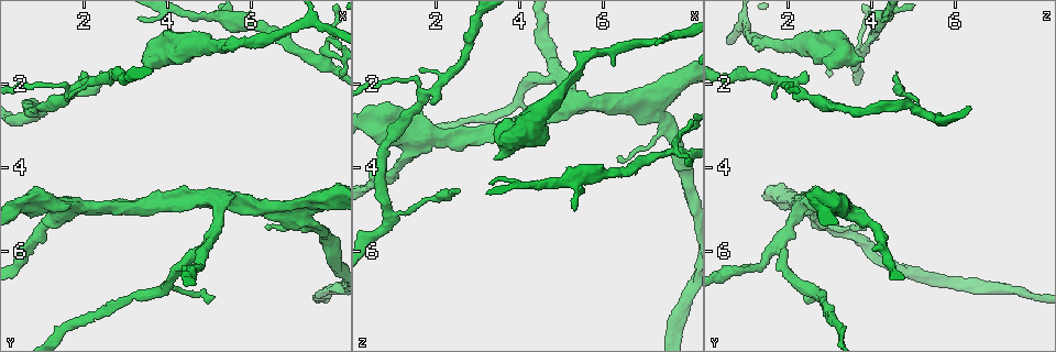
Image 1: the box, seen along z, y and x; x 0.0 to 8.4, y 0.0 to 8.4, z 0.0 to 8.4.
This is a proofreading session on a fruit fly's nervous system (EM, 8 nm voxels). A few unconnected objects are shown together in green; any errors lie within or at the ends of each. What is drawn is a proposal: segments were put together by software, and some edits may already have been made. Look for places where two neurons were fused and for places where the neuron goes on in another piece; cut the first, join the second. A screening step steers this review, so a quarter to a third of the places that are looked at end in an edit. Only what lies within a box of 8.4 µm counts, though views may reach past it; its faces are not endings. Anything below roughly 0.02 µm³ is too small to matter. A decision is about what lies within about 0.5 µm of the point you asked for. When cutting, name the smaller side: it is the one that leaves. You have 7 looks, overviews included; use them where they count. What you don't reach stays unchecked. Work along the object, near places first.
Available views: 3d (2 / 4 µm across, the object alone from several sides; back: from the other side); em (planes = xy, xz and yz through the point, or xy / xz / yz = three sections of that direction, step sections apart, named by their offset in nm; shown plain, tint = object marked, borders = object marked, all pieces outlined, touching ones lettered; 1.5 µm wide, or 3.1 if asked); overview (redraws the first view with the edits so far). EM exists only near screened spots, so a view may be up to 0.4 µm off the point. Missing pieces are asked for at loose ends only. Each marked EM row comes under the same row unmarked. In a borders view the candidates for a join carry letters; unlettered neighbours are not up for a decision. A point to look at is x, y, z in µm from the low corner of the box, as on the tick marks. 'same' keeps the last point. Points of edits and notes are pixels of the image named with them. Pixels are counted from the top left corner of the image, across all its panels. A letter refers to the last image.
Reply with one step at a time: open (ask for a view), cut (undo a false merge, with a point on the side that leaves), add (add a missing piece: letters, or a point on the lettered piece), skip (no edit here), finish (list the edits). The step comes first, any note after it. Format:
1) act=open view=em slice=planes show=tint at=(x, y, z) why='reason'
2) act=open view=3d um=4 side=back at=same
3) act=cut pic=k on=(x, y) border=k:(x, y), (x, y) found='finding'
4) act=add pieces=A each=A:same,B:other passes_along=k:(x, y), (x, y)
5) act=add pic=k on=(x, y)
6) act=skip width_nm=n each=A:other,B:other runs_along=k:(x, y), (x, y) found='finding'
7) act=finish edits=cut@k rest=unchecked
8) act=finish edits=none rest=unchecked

act=open view=3d um=2 at=(1.60, 2.40, 1.65) why='free end'

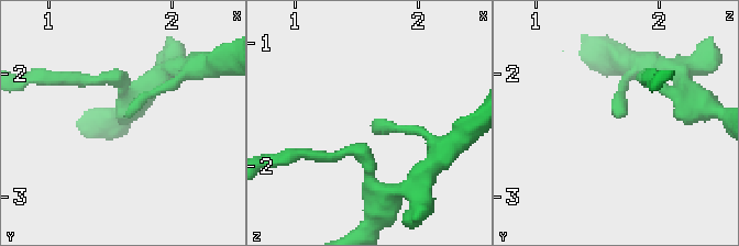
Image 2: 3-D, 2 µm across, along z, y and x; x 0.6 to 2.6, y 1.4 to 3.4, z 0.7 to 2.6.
act=open view=em slice=planes show=borders at=(1.66, 2.38, 1.66) why='now the EM'

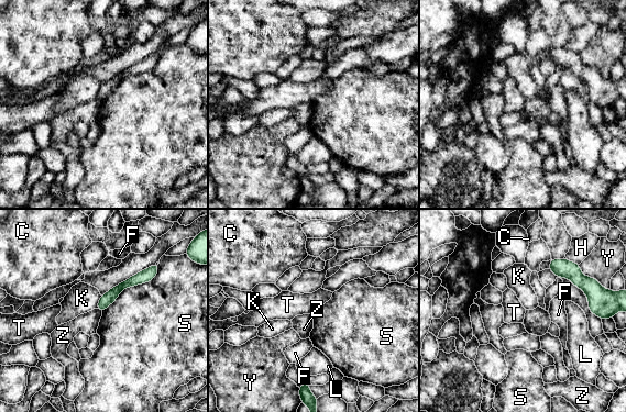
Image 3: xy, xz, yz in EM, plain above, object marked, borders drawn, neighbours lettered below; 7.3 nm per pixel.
act=skip each=C:other,F:other,H:other,K:other,L:other,S:other,T:other,Y:other,Z:other runs_along=3:(152, 273), (121, 286), (100, 307) found='no lettered piece goes on from it'

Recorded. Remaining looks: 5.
act=open view=em slice=xy step=8 show=tint at=(7.25, 0.50, 1.00) why='abrupt turn'

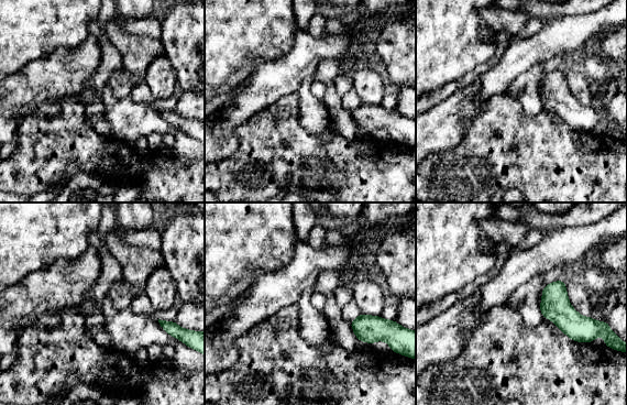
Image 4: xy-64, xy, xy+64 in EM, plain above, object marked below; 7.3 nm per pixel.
act=open view=em slice=planes show=borders at=same

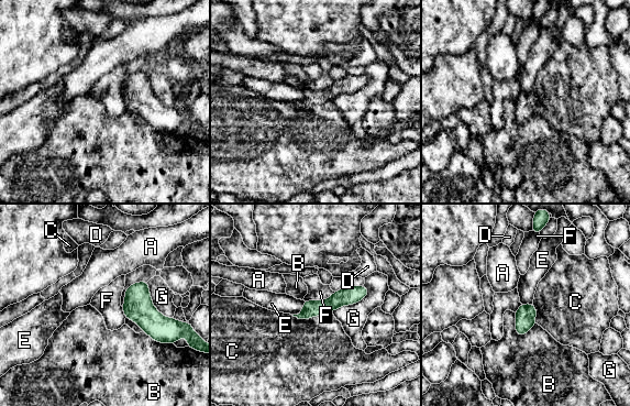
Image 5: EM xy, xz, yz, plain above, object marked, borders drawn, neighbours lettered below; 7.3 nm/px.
act=skip longest_contact=G:320nm each=A:other,B:other,C:other,D:other,E:other,F:other,G:other border=5:(331, 310), (305, 319), (291, 315) found='all the same neuron'

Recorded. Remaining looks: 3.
act=open view=3d um=2 at=(7.60, 1.45, 3.65) why='two arms in line, one across'

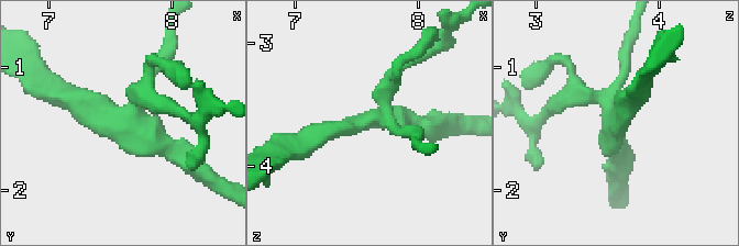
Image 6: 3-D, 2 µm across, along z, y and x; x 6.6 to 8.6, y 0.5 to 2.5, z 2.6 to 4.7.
act=open view=em slice=yz step=8 show=tint at=(7.60, 1.40, 3.62)

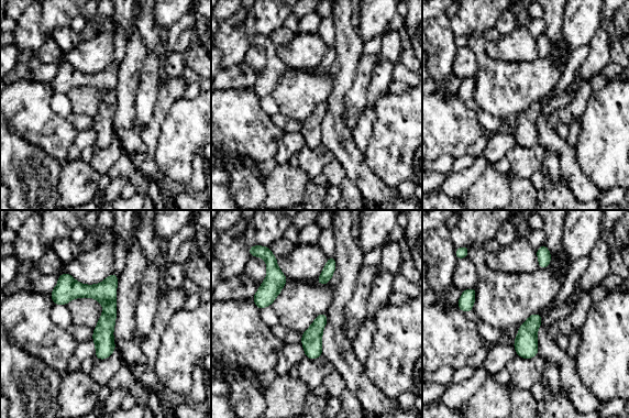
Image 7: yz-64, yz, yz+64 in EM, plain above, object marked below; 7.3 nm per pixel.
act=open view=em slice=xz step=4 show=borders at=same why='cut it another way'

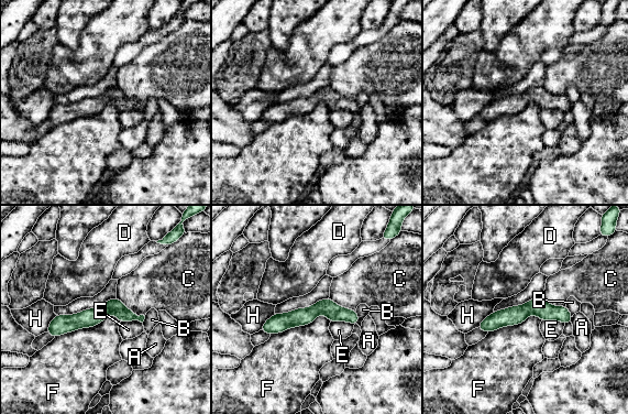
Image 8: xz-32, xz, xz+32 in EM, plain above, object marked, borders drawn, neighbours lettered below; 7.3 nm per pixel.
act=skip each=A:other,B:other,C:other,D:other,E:other,F:other,H:other border=8:(120, 320), (109, 314), (54, 338) found='all the same neuron'

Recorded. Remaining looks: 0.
act=finish edits=none rest=unchecked

